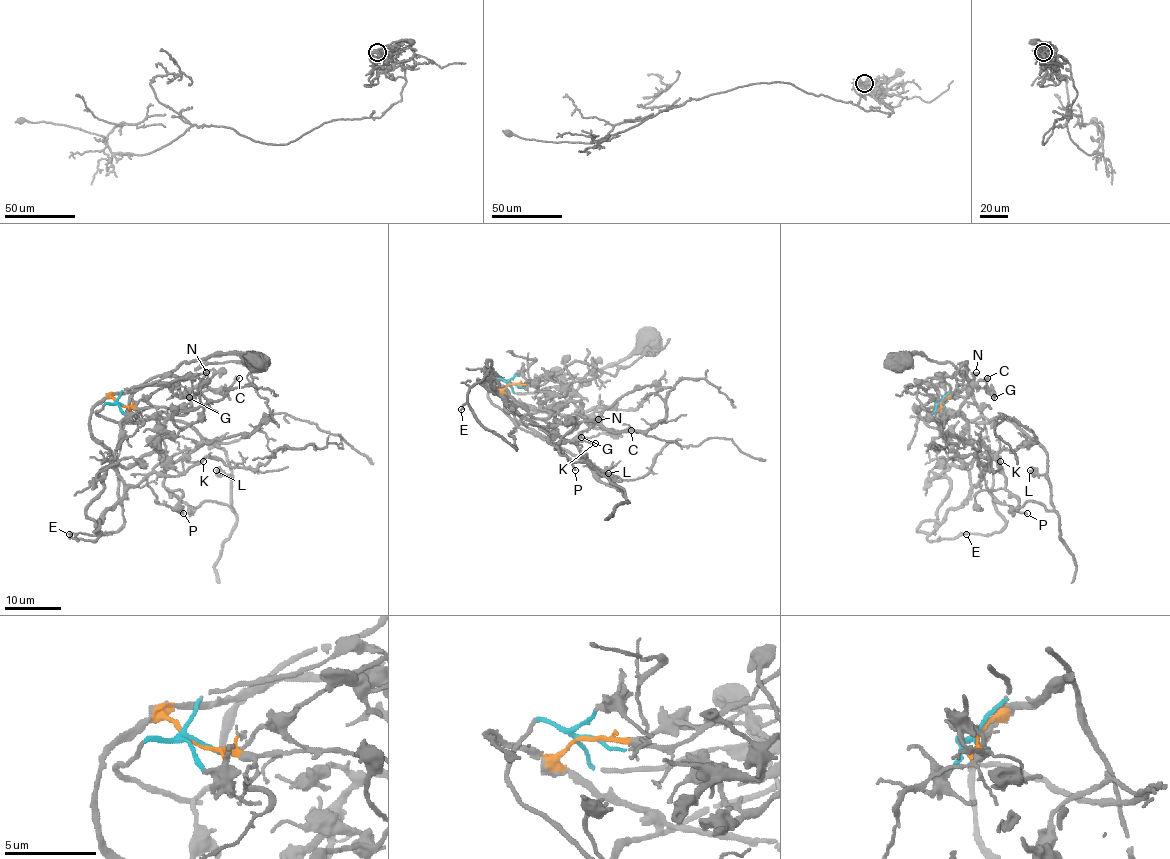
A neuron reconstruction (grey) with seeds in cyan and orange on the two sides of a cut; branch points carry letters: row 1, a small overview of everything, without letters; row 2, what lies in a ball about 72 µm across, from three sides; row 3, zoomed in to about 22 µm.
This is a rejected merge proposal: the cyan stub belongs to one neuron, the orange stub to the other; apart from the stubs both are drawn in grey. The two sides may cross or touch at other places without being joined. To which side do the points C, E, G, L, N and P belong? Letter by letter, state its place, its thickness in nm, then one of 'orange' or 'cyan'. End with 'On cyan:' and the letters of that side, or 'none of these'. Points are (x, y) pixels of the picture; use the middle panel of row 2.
C: (631, 430) | 90 nm | cyan
E: (461, 409) | 160 nm | orange
G: (581, 437) | 160 nm | cyan
L: (608, 473) | 380 nm | cyan
N: (598, 419) | 120 nm | orange
P: (575, 470) | 180 nm | orange
On cyan: C, G, L

